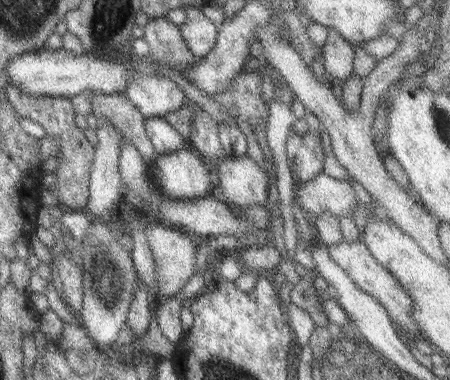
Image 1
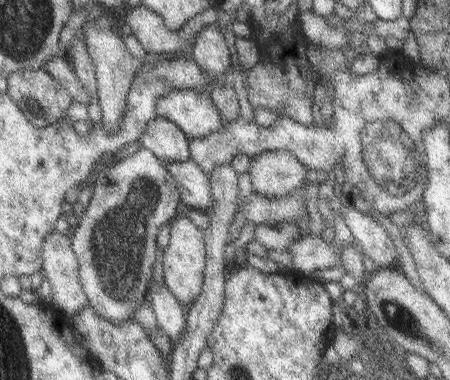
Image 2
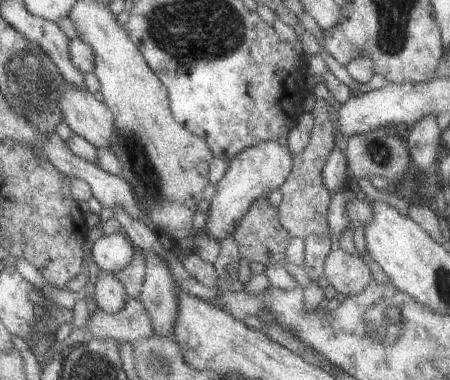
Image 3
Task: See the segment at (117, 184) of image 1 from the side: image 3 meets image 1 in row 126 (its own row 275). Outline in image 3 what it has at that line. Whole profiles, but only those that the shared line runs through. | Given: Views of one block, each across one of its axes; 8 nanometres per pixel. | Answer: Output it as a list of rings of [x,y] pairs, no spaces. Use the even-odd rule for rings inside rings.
[[[99,272],[95,280],[95,288],[93,288],[93,300],[97,302],[97,310],[115,314],[129,300],[129,296],[115,274]]]

